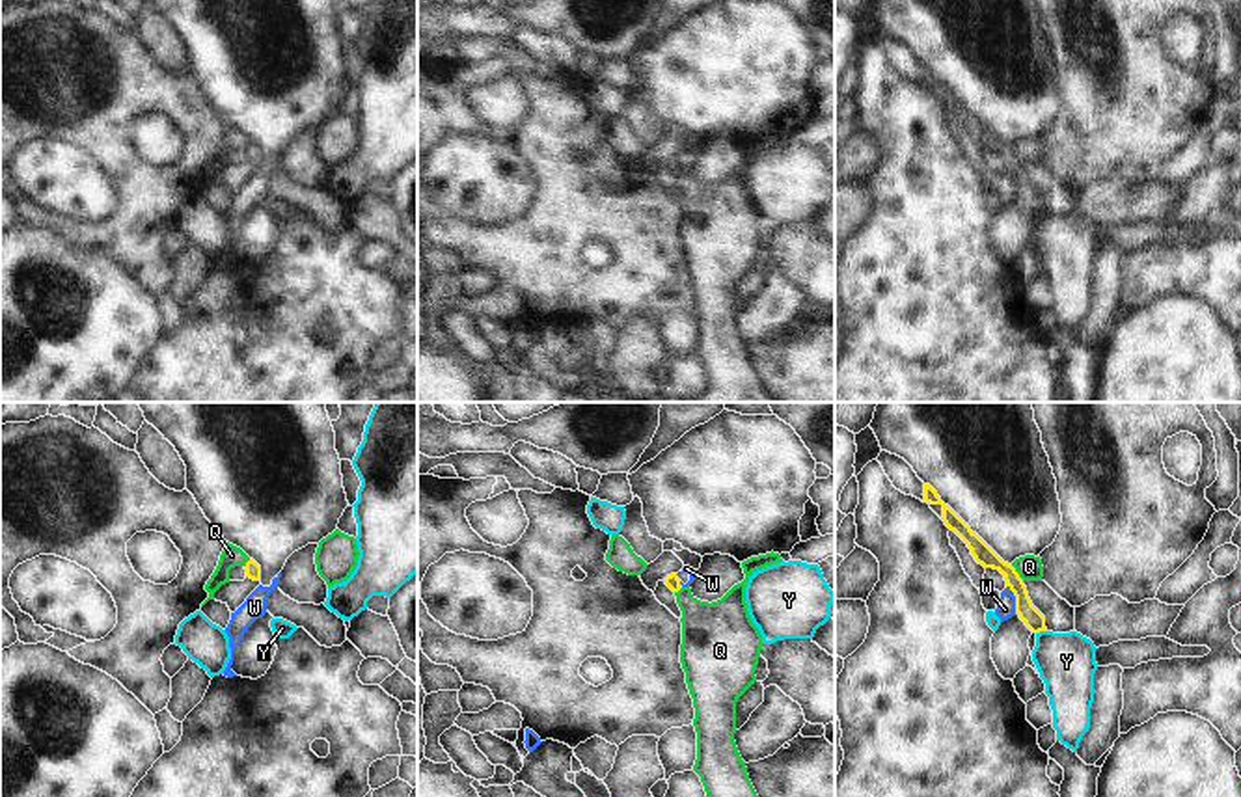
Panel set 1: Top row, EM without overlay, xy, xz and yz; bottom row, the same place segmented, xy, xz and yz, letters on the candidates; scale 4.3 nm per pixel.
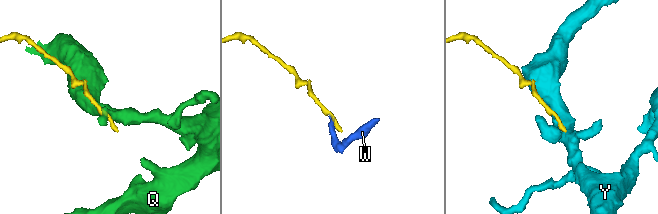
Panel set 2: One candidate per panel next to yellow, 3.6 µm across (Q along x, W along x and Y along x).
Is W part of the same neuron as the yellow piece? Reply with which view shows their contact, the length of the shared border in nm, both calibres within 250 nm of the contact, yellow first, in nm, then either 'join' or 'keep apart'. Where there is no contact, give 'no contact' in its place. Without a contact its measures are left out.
meets yellow in yz; contact 130 nm long; 90 nm thick on the yellow side, 80 nm on the other; keep apart

